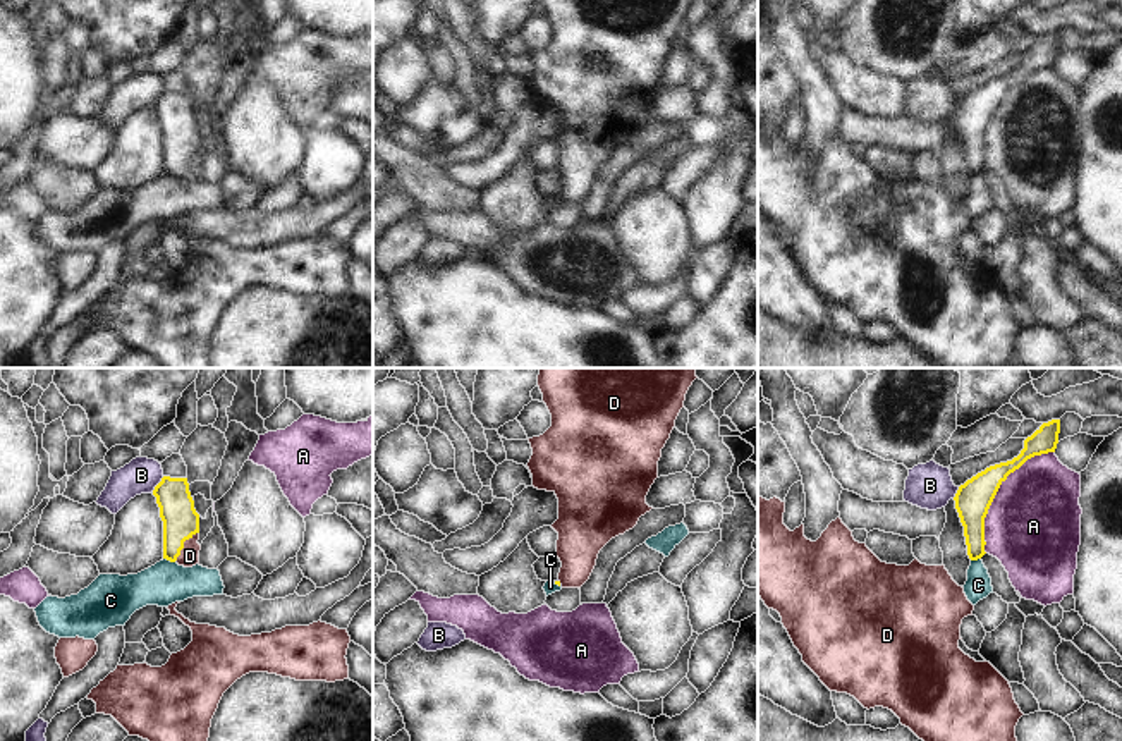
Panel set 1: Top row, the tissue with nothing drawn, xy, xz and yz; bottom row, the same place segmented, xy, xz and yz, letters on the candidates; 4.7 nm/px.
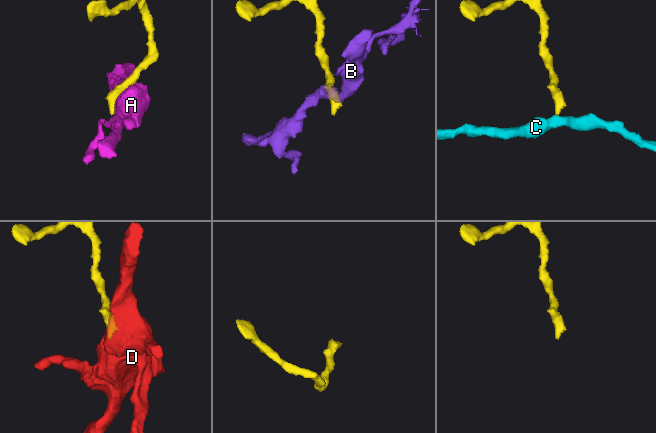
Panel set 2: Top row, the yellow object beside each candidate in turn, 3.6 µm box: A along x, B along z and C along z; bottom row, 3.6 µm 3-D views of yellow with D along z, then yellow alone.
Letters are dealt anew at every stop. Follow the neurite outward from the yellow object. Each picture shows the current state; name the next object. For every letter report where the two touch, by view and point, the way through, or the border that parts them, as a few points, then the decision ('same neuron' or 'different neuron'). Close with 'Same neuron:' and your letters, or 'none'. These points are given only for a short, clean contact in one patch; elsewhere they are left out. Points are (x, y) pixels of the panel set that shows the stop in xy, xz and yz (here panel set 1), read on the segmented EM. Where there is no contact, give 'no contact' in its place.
A: yz (997, 490) | different neuron
B: xy (158, 483) | along xy (164, 477), (152, 490) | different neuron
C: xy (169, 559) | along xy (164, 557), (174, 563) | different neuron
D: xy (182, 545) | across xy (181, 521), (182, 545), (189, 556) | same neuron
Same neuron: D

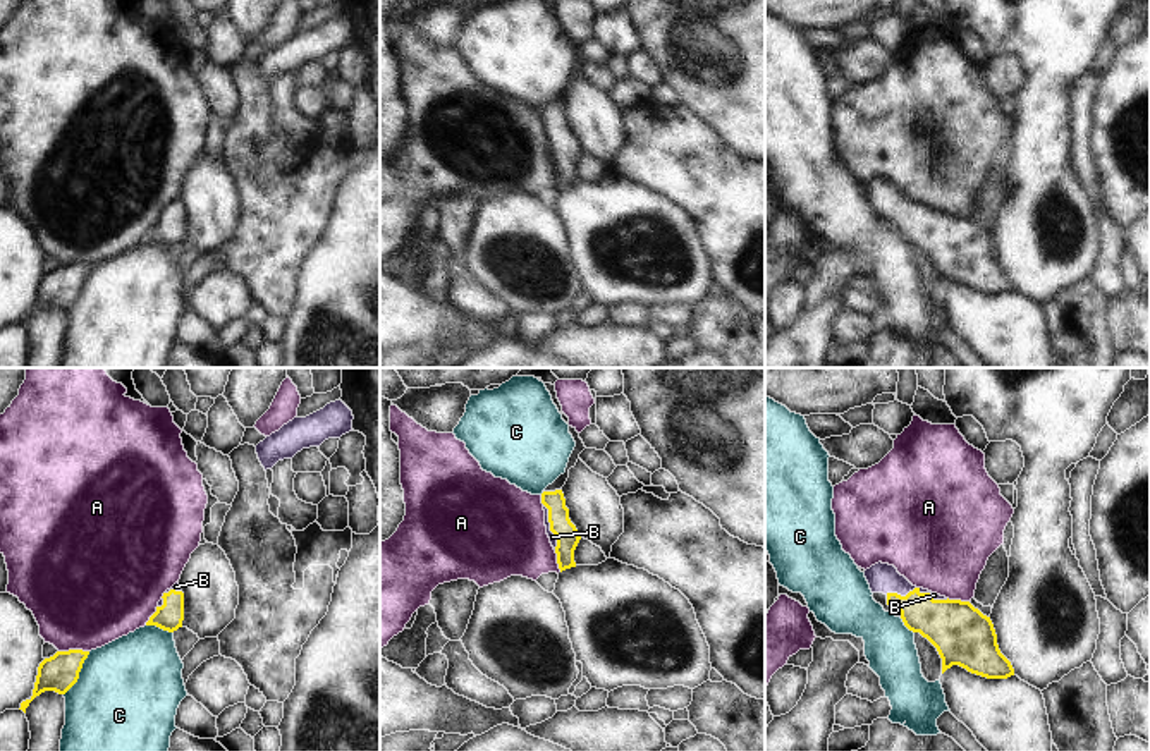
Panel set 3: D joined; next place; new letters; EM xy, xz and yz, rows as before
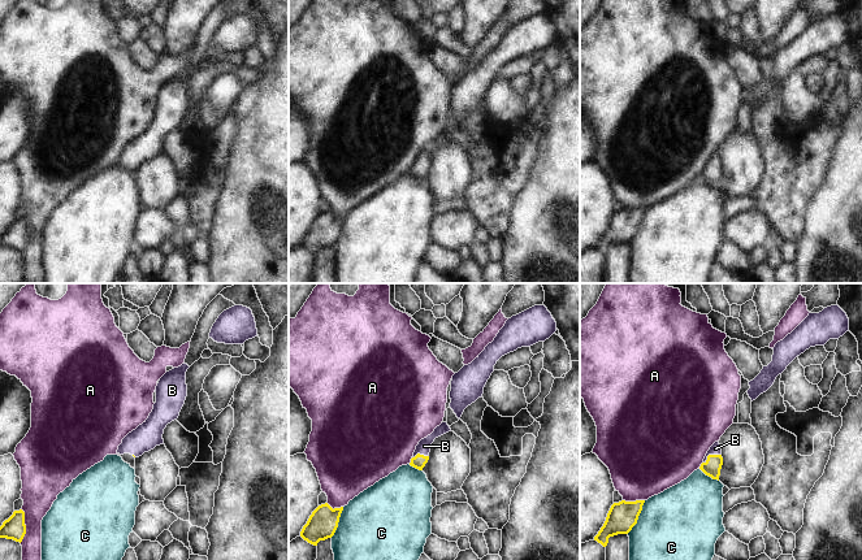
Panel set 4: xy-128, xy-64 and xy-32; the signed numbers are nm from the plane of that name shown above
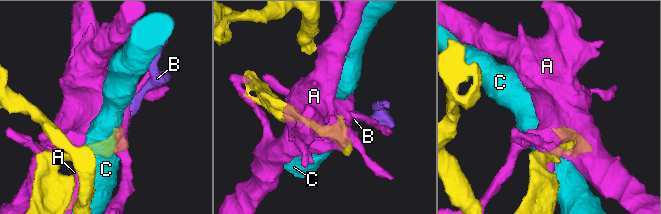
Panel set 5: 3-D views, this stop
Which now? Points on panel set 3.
A: xy (73, 650) | different neuron
B: xz (550, 526) | across xz (568, 537), (550, 526), (552, 537) | same neuron
C: xy (78, 674) | different neuron
Same neuron: B

